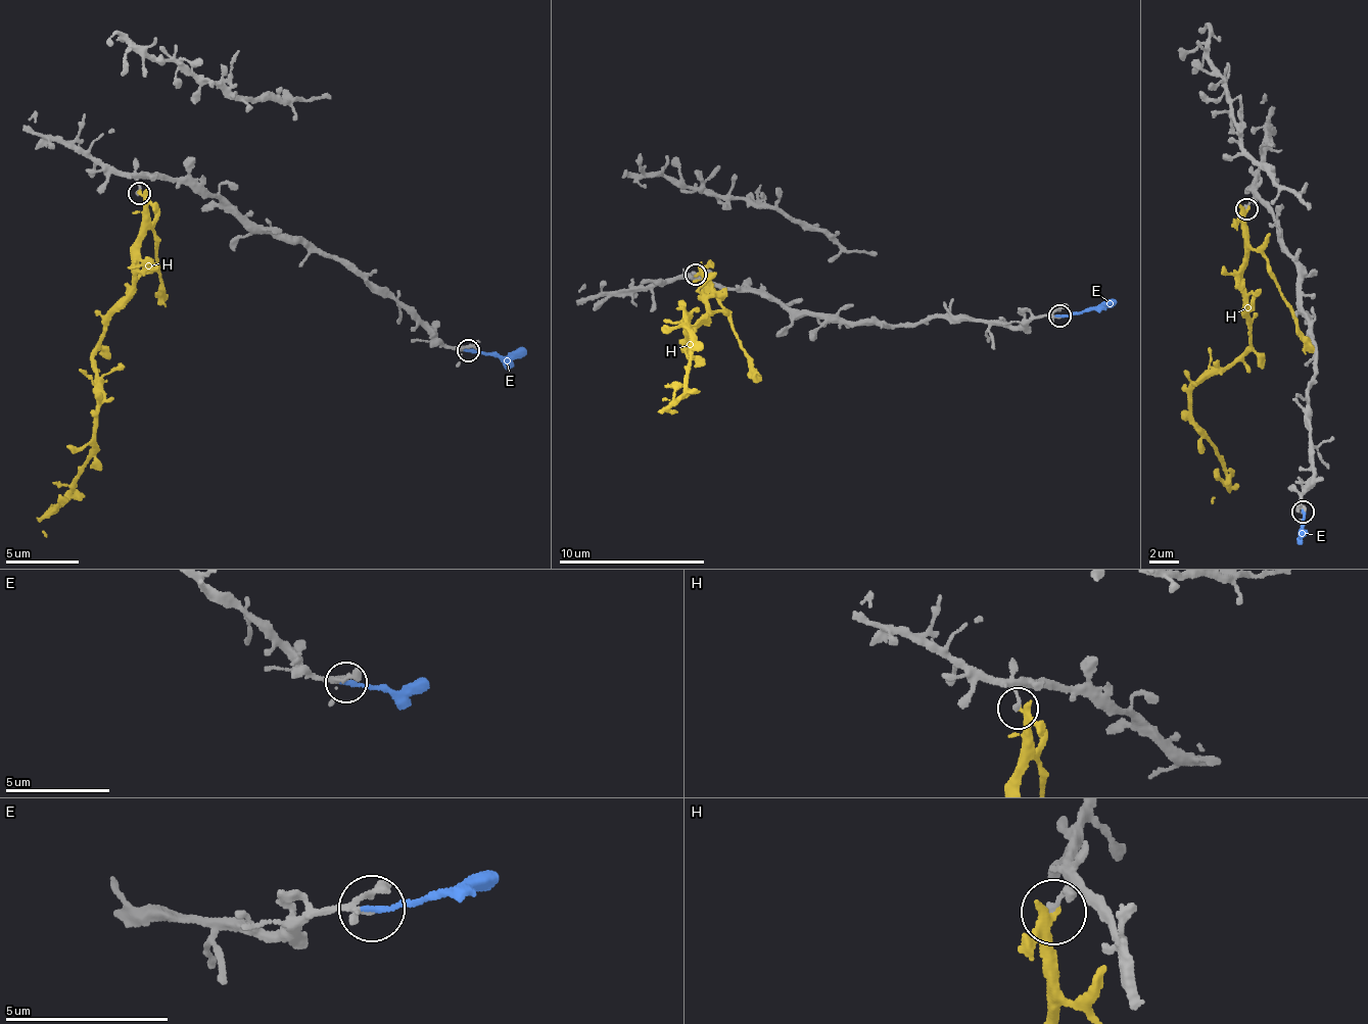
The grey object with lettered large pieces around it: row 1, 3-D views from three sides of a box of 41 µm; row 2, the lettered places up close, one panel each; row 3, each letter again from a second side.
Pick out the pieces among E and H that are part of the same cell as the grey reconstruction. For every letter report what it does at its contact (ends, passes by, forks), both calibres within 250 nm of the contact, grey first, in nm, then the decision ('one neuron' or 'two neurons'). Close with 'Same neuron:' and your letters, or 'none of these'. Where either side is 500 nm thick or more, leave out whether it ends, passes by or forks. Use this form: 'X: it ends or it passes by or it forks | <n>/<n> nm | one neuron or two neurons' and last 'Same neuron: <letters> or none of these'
E: it ends | 150/190 nm | one neuron
H: it passes by | 190/280 nm | two neurons
Same neuron: E

